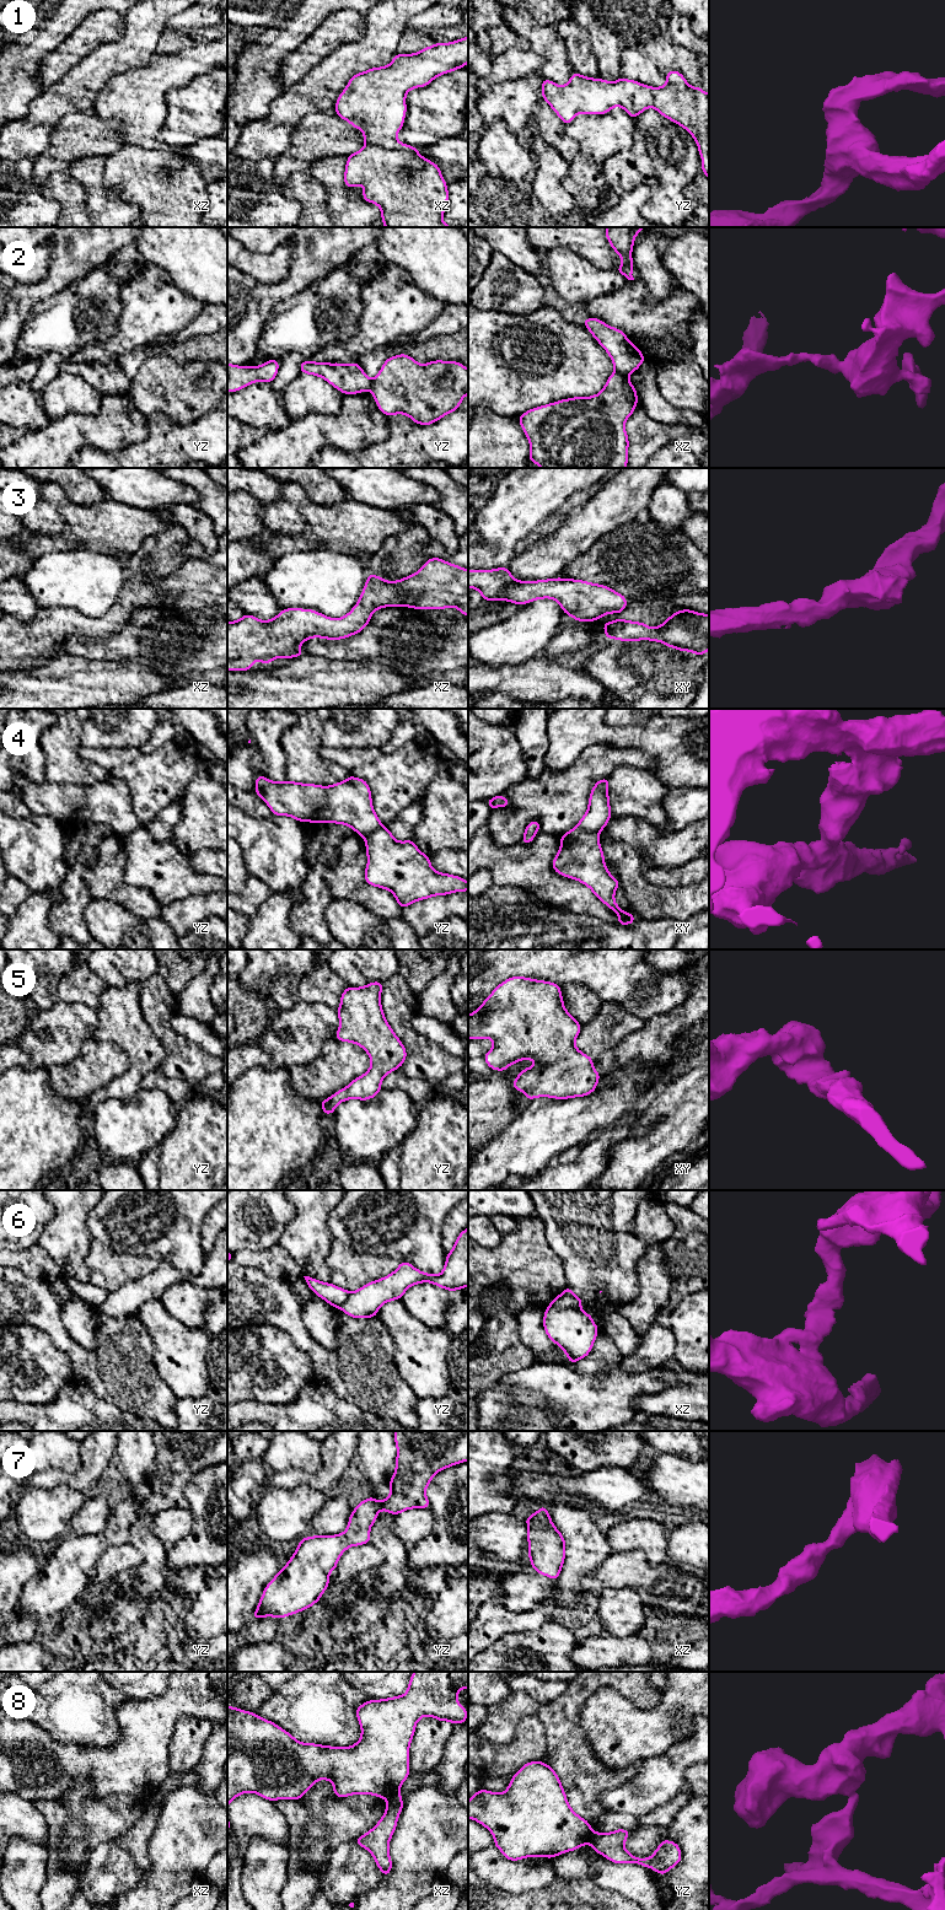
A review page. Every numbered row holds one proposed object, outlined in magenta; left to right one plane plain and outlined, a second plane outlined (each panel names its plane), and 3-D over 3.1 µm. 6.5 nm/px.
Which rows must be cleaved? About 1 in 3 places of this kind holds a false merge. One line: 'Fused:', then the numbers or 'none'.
Fused: 2, 4, 6, 8

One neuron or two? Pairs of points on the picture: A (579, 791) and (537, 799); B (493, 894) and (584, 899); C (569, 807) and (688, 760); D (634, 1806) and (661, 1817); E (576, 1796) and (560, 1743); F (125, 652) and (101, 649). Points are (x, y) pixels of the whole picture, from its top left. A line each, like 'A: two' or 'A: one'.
A: one
B: two
C: two
D: two
E: one
F: one

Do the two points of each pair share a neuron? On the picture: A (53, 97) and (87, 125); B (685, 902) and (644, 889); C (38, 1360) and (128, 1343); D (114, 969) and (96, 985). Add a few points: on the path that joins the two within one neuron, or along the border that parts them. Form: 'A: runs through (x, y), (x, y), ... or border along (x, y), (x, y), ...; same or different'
A: border along (94, 113), (66, 112), (53, 125), (52, 133); different
B: runs through (675, 902), (656, 902), (654, 899); same
C: border along (48, 1333), (52, 1341), (66, 1355), (73, 1376); different
D: border along (86, 962), (107, 985); different

